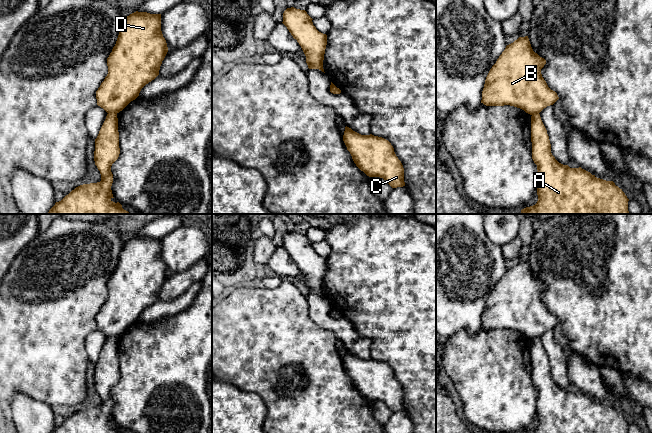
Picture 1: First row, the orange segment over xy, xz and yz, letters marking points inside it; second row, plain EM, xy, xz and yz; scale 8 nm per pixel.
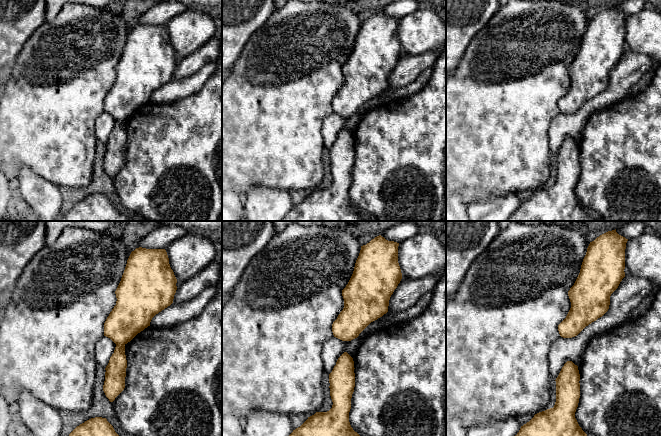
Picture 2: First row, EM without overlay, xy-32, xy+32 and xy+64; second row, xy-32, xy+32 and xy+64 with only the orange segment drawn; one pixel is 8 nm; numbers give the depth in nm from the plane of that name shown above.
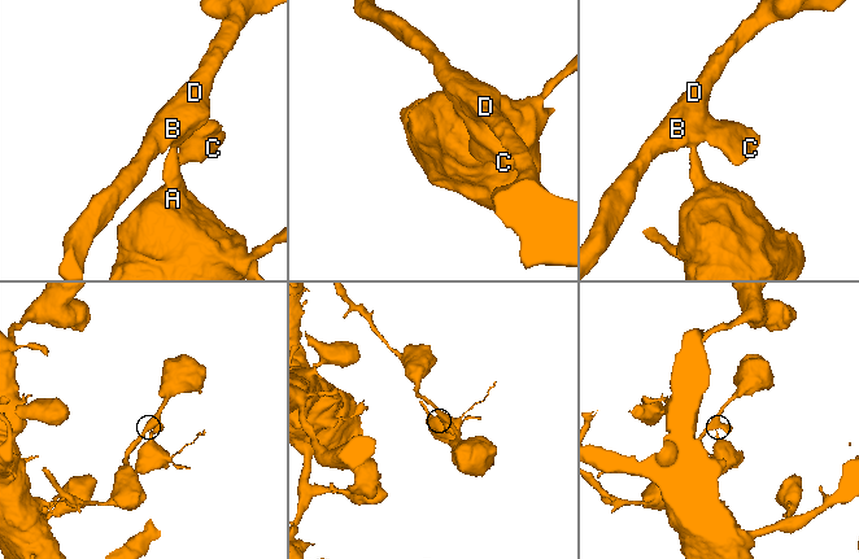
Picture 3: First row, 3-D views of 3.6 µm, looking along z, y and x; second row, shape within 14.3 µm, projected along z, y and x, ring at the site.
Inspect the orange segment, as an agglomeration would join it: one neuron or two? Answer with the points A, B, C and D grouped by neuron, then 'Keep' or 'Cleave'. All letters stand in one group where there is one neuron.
Groups: A / B C D. Cleave

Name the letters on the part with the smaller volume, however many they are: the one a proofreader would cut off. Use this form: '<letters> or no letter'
A

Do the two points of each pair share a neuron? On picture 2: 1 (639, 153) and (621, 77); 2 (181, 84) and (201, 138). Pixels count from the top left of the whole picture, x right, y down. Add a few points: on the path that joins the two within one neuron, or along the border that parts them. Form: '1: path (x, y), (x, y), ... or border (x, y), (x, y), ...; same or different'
1: border (629, 95), (605, 108); different
2: border (205, 83), (197, 92), (163, 104); different

